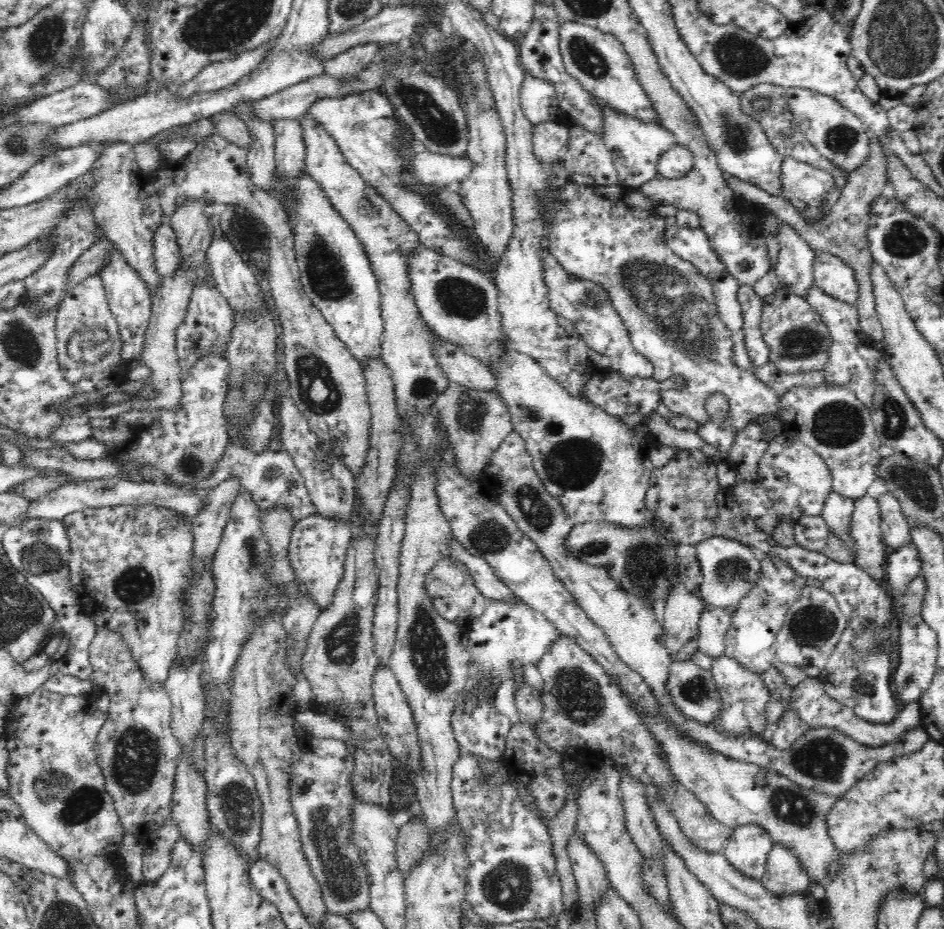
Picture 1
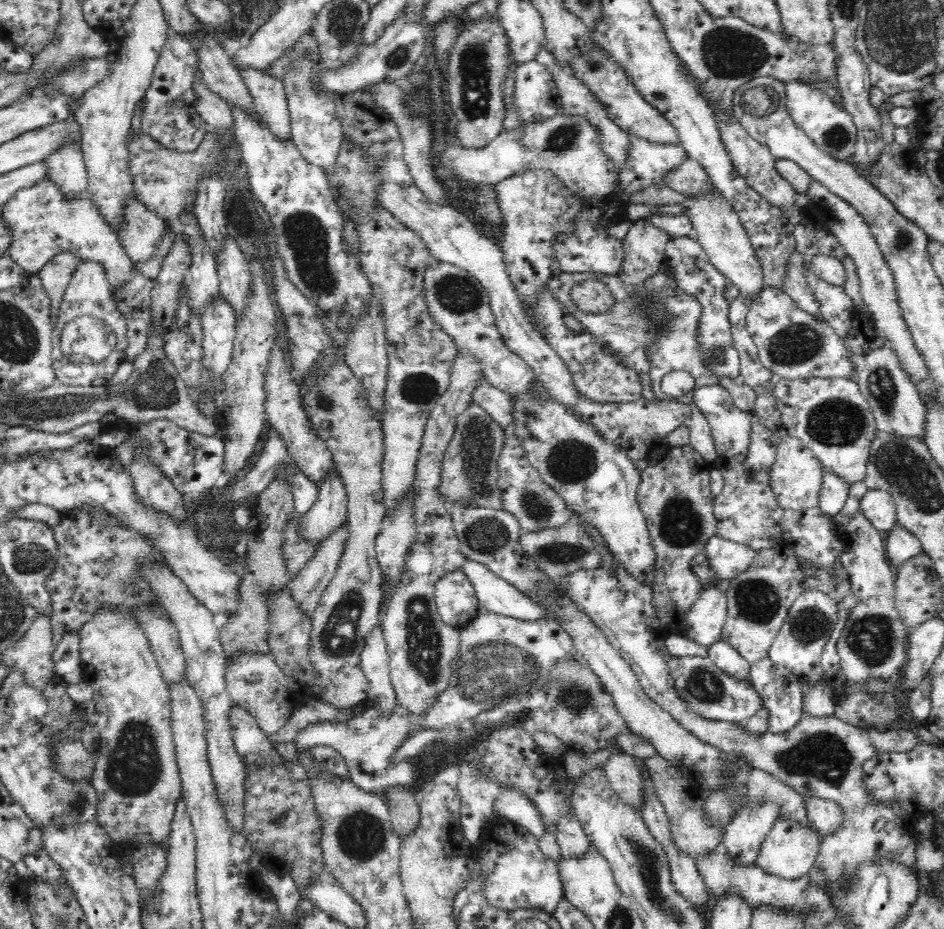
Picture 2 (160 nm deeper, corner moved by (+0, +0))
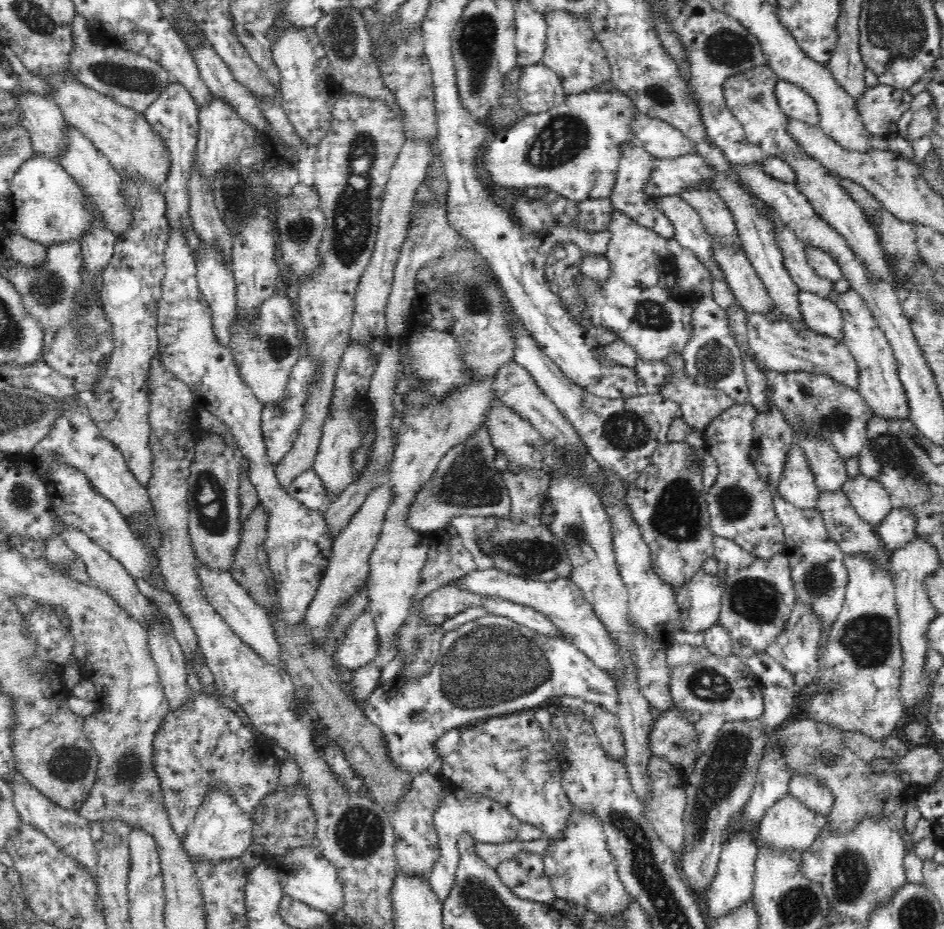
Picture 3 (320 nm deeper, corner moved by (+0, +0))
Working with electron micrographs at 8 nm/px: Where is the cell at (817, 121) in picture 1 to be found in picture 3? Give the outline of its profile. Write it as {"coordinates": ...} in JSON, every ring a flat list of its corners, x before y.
{"coordinates":[[778,79,775,86,775,97,786,116,804,121,805,124,811,126,820,126,815,100,798,85]]}

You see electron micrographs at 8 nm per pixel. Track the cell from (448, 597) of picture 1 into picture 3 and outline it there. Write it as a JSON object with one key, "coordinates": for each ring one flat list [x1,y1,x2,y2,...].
{"coordinates":[[451,581,422,599,420,619,424,625,442,625,445,620,476,607,482,607,481,596,458,588]]}

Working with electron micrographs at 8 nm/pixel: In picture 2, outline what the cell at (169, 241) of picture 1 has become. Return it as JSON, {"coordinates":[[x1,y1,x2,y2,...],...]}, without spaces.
{"coordinates":[[139,199,128,200,123,209,123,225,115,233,132,263,152,260,165,224,164,219,148,210]]}

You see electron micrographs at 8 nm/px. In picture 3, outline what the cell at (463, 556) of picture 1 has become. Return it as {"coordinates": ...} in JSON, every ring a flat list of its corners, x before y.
{"coordinates":[[481,598,481,601,488,614,510,618,513,622,526,626,540,635,563,637,561,631,544,614,531,607,501,598]]}

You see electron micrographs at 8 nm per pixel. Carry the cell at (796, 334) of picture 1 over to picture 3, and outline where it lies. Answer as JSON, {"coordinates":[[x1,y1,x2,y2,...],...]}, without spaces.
{"coordinates":[[773,306,768,314,746,312,748,325,748,346,758,364,776,375,783,372,808,371,819,376,828,376,841,382,849,389,858,390,858,365,849,348,839,340,822,336,806,326,797,330,781,317,780,311]]}

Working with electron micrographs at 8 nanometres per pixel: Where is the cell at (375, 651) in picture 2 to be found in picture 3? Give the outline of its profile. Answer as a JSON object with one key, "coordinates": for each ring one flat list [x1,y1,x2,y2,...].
{"coordinates":[[366,610,358,618,354,618,353,624,346,628,346,636,342,644,336,650,333,660,337,666,354,670,366,666,374,657,378,656,378,631,374,623,373,615]]}

